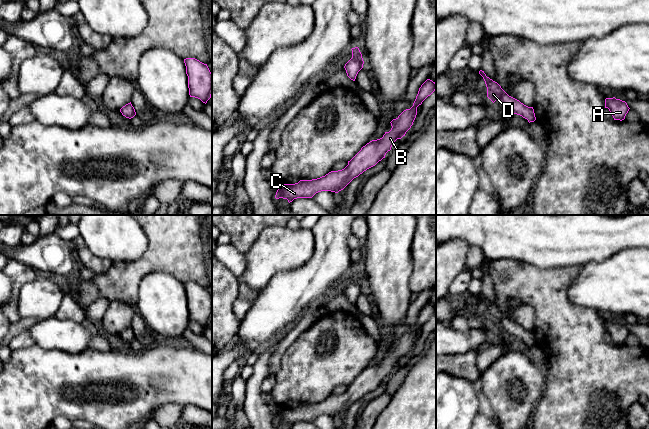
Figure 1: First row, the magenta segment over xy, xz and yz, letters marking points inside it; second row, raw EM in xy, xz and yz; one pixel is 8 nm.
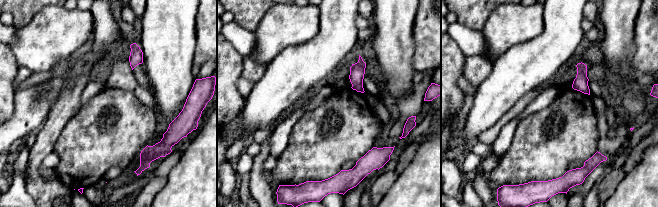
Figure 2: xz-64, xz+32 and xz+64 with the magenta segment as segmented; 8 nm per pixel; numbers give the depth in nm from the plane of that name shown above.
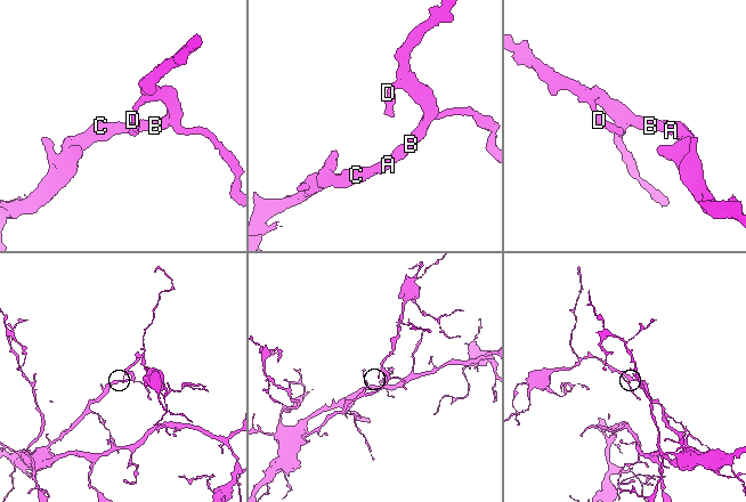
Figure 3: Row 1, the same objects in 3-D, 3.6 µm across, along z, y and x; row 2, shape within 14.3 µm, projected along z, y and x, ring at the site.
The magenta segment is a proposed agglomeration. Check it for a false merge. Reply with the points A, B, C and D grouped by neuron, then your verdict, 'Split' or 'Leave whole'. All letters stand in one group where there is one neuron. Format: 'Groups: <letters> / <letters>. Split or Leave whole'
Groups: A B C D. Leave whole

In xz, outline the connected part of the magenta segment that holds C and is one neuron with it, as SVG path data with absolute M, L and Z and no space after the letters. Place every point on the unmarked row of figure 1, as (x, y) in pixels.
M427 303L419 312L413 330L404 334L391 347L391 354L385 356L382 362L372 364L350 384L348 389L338 395L331 395L325 400L312 404L300 404L295 408L284 408L276 416L275 422L287 423L292 426L297 422L312 422L321 415L338 417L343 414L354 402L358 401L367 393L375 390L385 382L397 363L405 360L411 352L417 339L417 331L436 314L436 307Z

